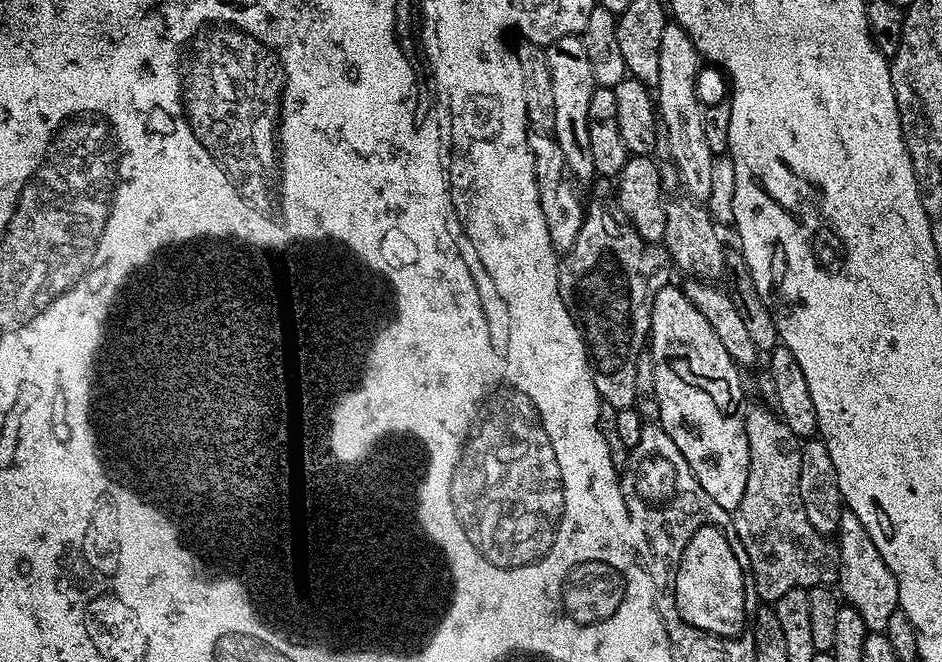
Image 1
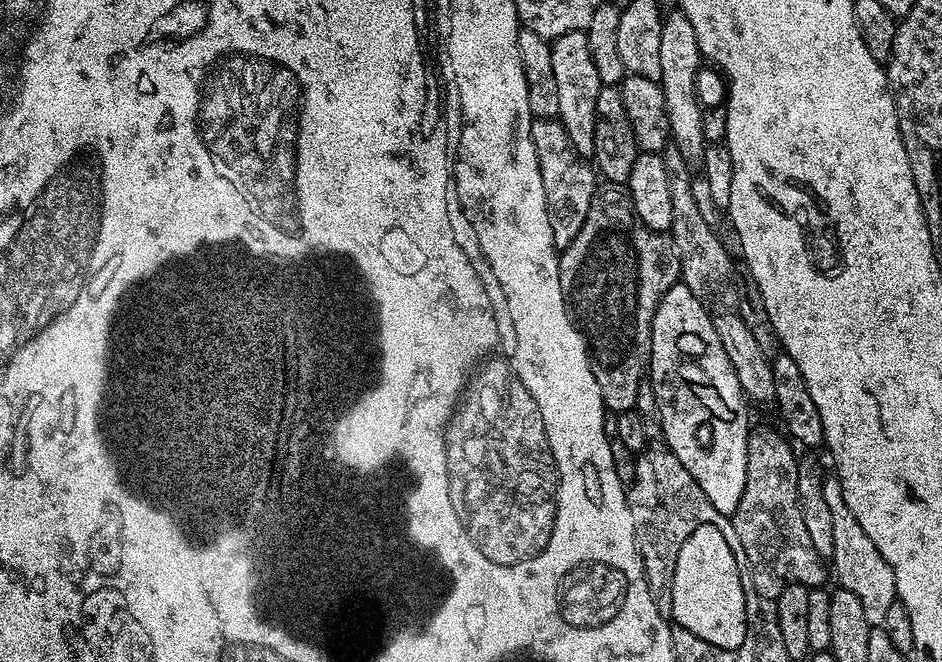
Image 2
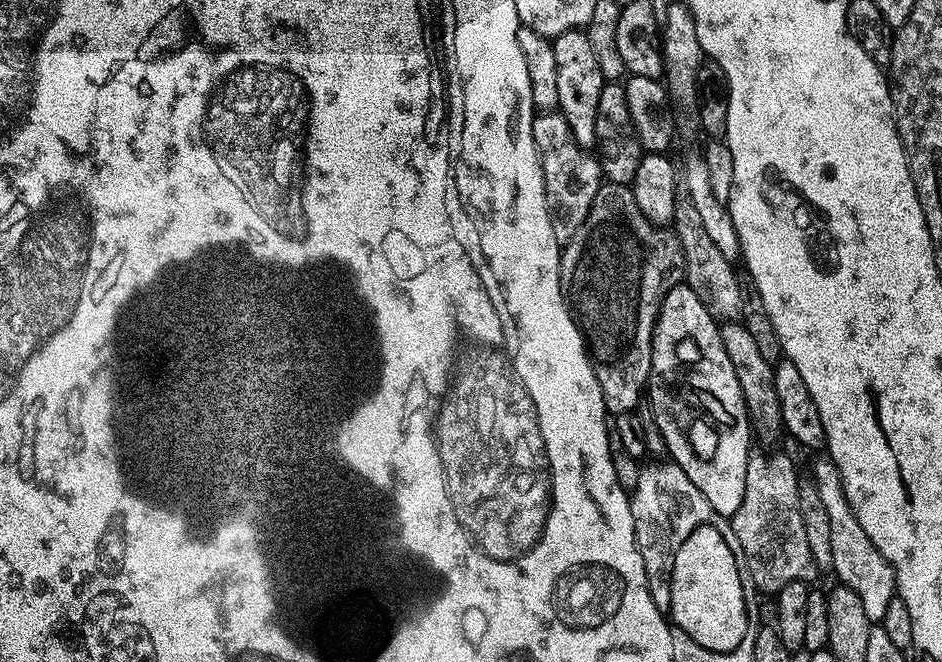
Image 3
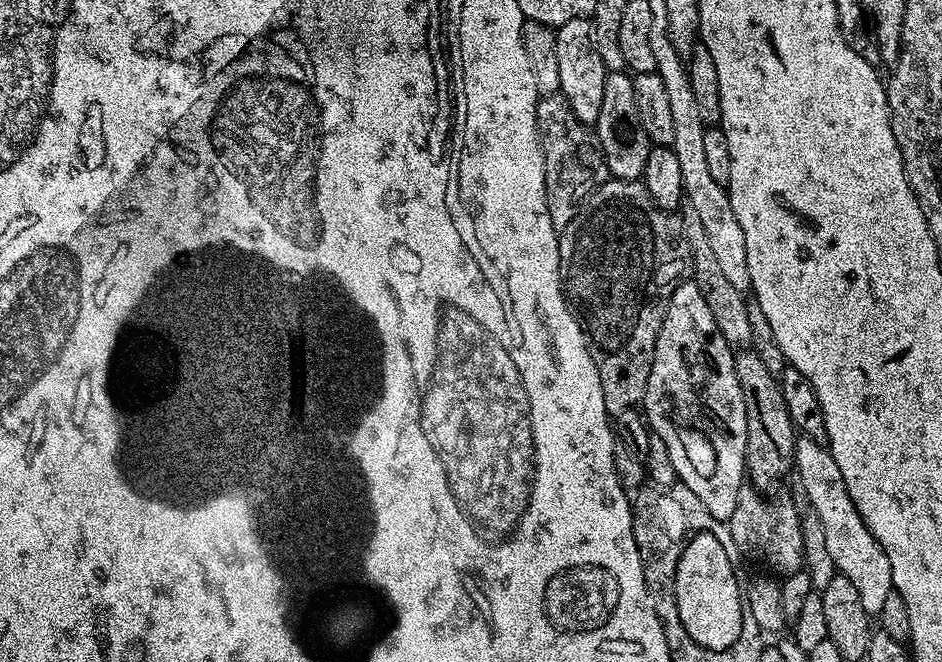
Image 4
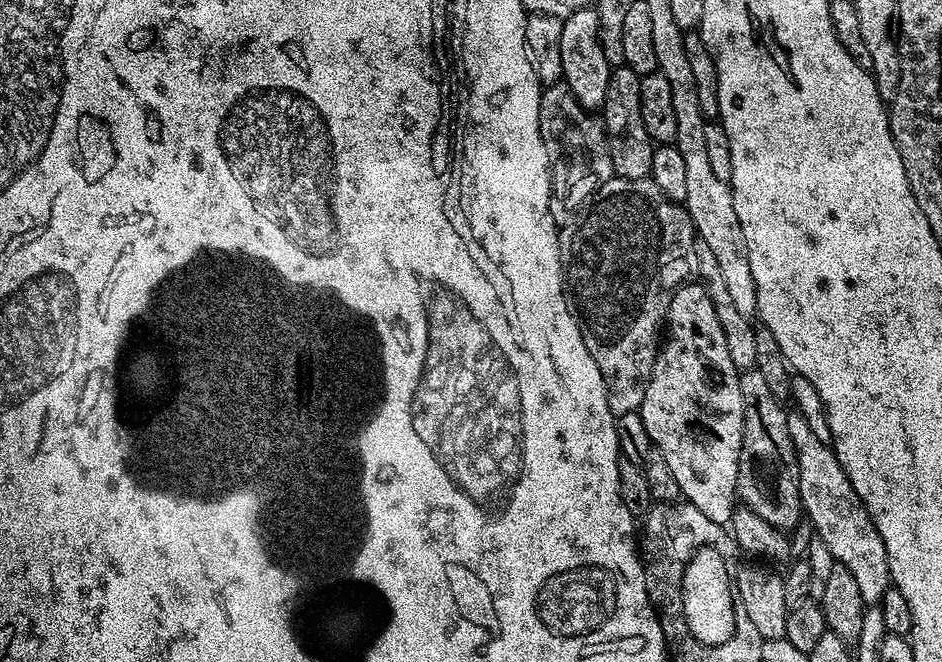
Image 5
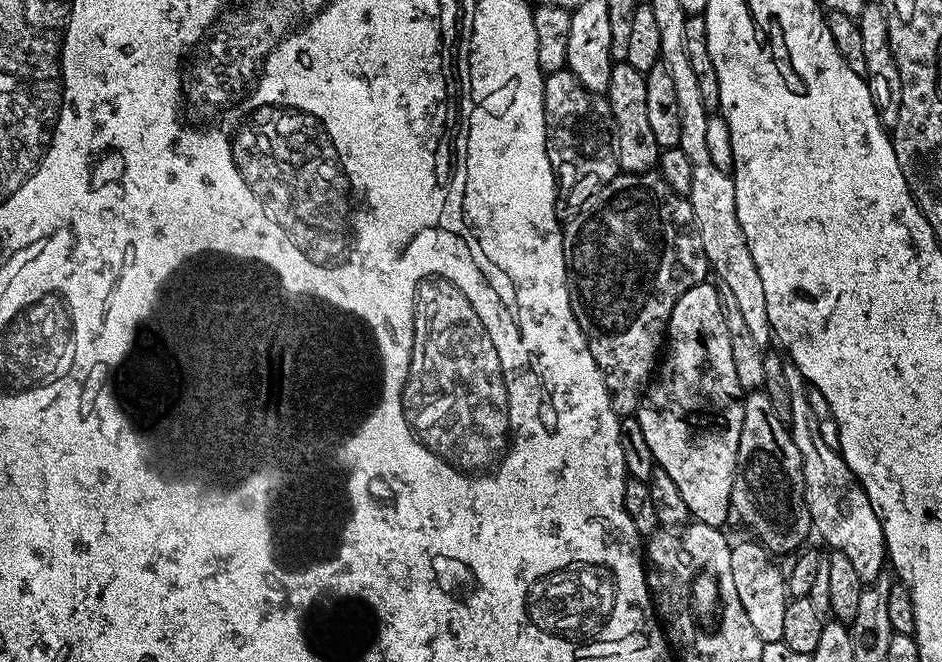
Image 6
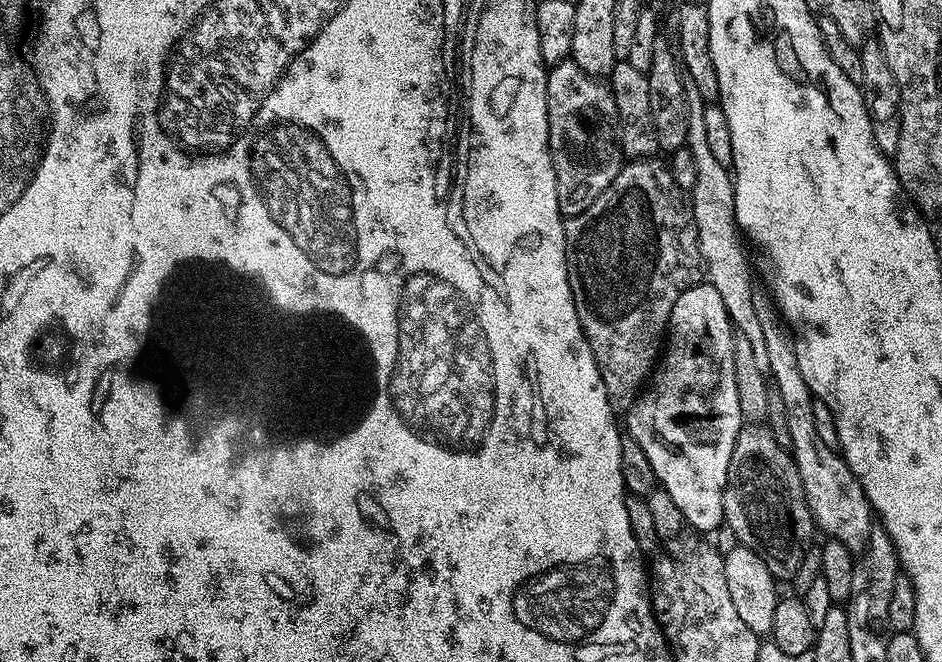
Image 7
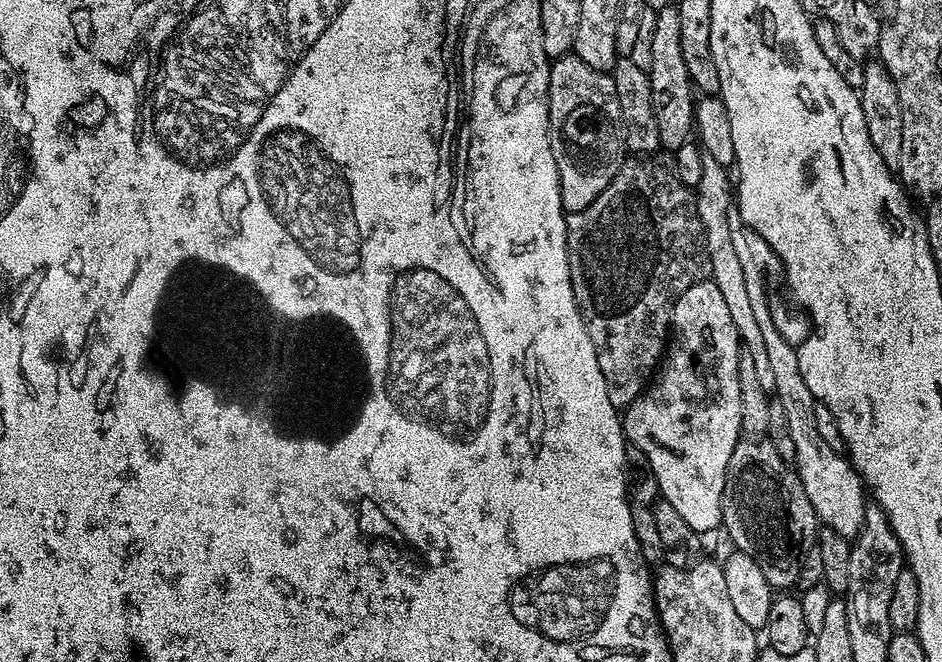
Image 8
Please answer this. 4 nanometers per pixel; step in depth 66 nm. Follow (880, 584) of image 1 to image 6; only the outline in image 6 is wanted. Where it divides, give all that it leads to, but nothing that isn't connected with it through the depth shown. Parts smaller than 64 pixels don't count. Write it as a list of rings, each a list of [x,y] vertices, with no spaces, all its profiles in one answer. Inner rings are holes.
[[[791,362],[785,363],[785,372],[787,385],[790,388],[788,424],[794,446],[798,446],[798,454],[802,454],[804,497],[815,535],[820,535],[829,544],[827,547],[831,551],[846,554],[860,580],[874,581],[886,566],[884,535],[882,526],[878,522],[878,514],[874,514],[874,506],[870,506],[866,490],[862,490],[862,486],[846,466],[839,451],[822,442],[822,434],[818,434],[818,422],[814,422],[814,414],[810,410],[804,376]]]

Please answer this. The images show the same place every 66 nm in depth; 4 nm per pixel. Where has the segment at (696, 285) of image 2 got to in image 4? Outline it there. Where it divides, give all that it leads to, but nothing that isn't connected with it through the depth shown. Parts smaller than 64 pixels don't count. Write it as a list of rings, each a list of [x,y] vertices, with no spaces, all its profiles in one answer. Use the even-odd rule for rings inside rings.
[[[685,203],[678,214],[682,218],[682,226],[686,230],[686,238],[690,242],[692,251],[691,275],[694,277],[698,290],[702,290],[702,298],[706,298],[706,306],[710,306],[710,314],[714,314],[714,322],[718,322],[718,330],[722,338],[726,338],[726,342],[732,345],[733,349],[747,349],[751,345],[751,332],[748,300],[745,293],[734,290],[734,286],[722,274],[722,269],[719,268],[716,255],[710,246],[710,238],[706,238],[706,229],[702,227],[694,206]]]

